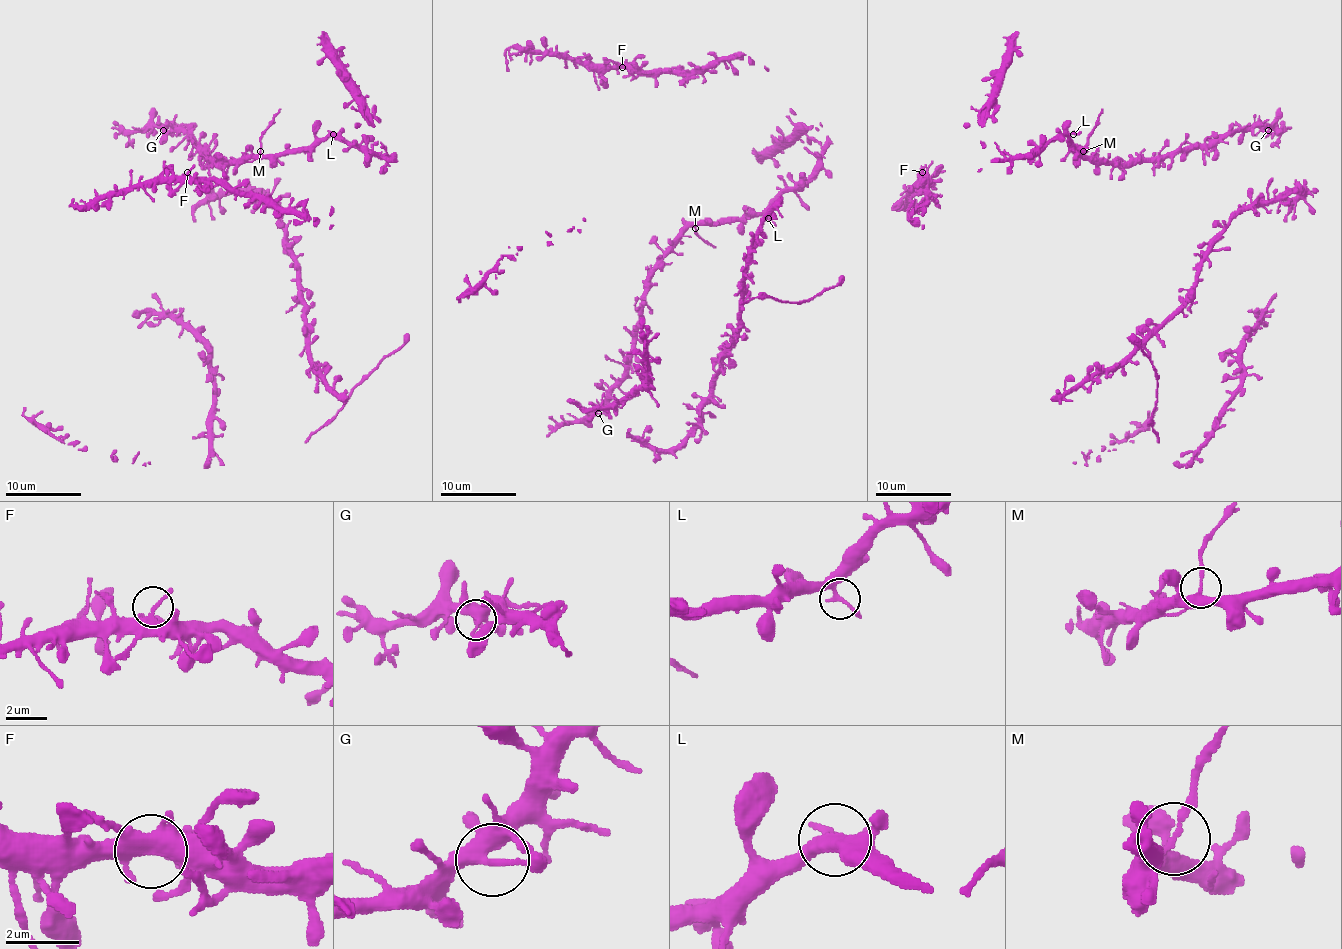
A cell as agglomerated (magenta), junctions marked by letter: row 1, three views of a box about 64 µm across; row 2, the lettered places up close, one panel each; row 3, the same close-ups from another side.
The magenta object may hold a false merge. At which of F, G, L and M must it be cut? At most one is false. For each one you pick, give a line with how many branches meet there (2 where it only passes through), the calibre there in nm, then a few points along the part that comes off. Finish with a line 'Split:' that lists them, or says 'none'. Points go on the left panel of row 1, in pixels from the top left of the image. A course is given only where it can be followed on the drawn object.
M: 3 | 220 nm | (261, 151), (261, 138), (280, 109)
Split: M

